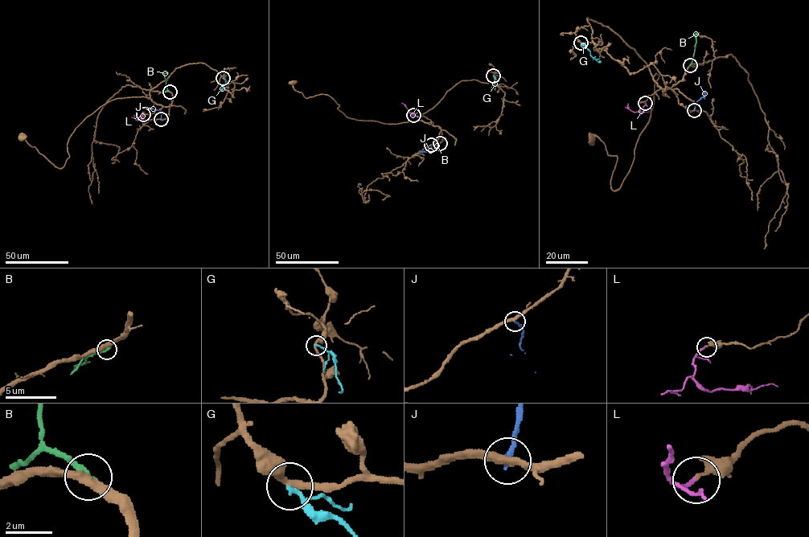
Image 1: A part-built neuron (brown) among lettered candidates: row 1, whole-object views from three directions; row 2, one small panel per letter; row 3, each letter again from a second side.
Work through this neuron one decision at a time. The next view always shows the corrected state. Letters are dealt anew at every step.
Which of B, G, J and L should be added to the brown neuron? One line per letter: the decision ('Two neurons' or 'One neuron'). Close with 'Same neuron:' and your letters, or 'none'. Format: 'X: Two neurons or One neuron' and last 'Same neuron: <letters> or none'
B: Two neurons
G: Two neurons
J: Two neurons
L: One neuron
Same neuron: L

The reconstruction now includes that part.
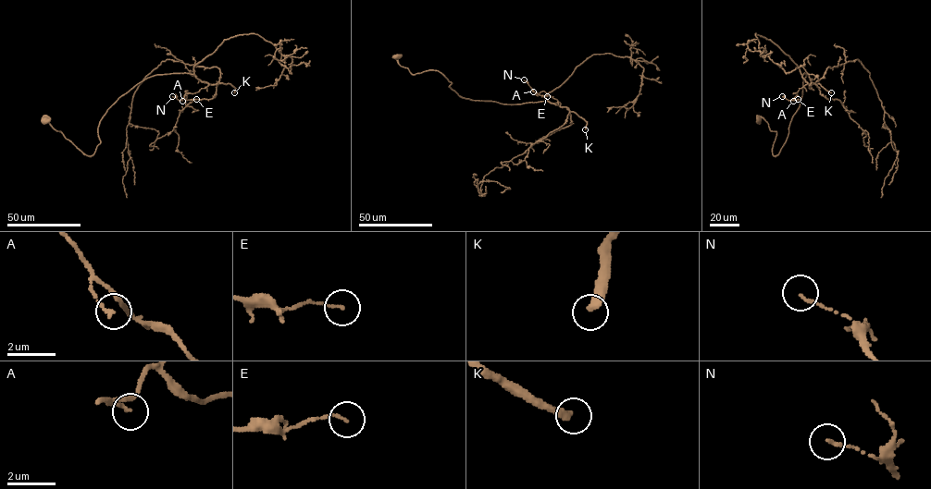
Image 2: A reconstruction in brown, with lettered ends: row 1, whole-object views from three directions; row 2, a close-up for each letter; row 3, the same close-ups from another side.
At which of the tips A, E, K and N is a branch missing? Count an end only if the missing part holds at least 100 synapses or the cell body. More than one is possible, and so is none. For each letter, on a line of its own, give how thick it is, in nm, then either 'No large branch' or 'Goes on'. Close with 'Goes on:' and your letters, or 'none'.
A: Thickness 130 nm. No large branch
E: Thickness 100 nm. No large branch
K: Thickness 340 nm. Goes on
N: Thickness 110 nm. No large branch
Goes on: K

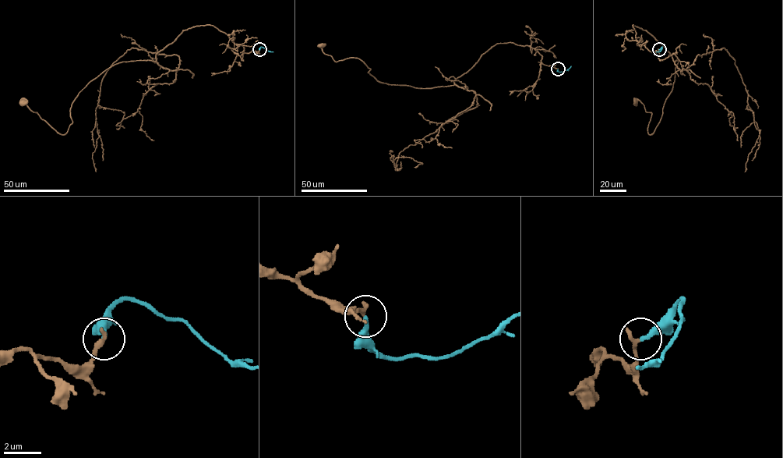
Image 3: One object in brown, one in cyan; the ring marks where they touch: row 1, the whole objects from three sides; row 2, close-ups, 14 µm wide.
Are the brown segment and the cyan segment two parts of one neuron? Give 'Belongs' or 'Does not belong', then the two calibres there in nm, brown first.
Belongs. Thickness 280 nm (brown) against 240 nm

